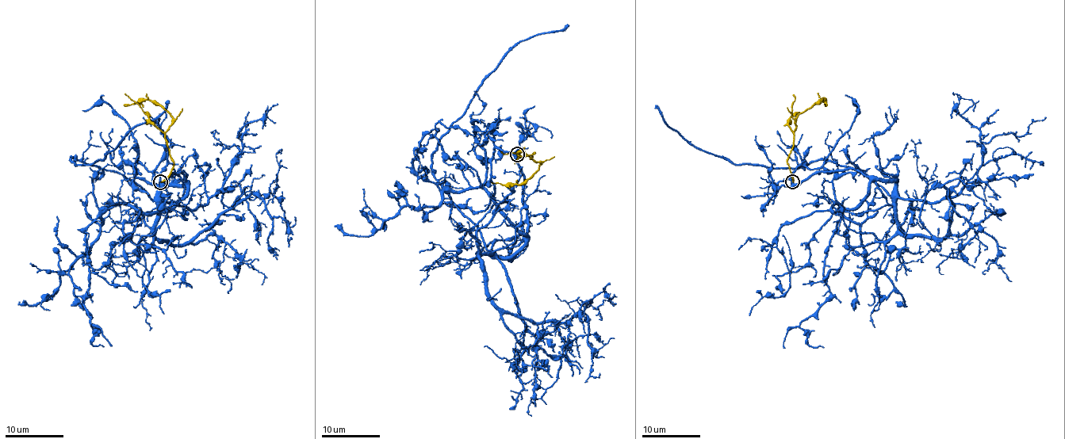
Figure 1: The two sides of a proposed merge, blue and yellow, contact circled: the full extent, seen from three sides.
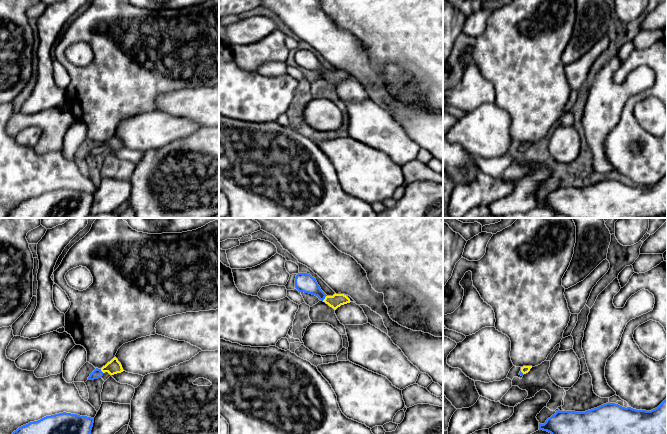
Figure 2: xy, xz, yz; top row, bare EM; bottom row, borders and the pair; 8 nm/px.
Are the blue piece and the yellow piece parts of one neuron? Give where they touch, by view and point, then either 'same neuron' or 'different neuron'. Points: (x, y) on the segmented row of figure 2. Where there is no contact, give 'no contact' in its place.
contact xz (324, 298); same neuron

